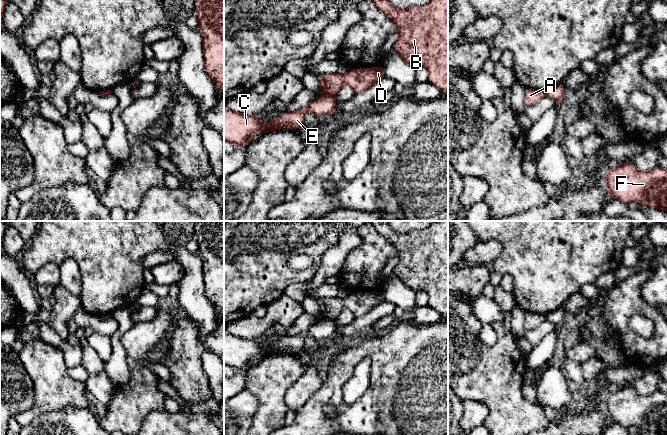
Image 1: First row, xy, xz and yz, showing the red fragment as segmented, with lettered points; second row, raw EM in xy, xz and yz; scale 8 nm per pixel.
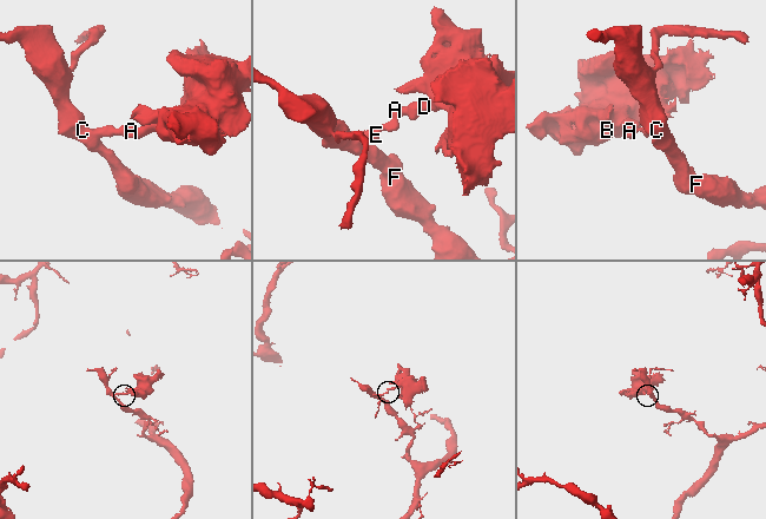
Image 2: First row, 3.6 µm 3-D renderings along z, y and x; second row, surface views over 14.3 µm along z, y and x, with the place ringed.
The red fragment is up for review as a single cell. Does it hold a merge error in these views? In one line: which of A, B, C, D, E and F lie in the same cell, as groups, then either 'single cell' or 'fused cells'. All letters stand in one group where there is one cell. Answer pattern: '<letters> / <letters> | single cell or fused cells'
A B D / C E F | fused cells

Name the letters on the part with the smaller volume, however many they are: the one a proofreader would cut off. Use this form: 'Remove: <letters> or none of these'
Remove: A, B, D

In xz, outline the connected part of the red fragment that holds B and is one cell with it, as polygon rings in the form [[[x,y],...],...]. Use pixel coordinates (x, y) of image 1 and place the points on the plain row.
[[[370,221],[379,235],[397,249],[399,262],[393,275],[415,292],[424,291],[429,305],[443,318],[448,318],[448,221],[436,221],[427,229],[398,232],[392,229],[389,221]]]

